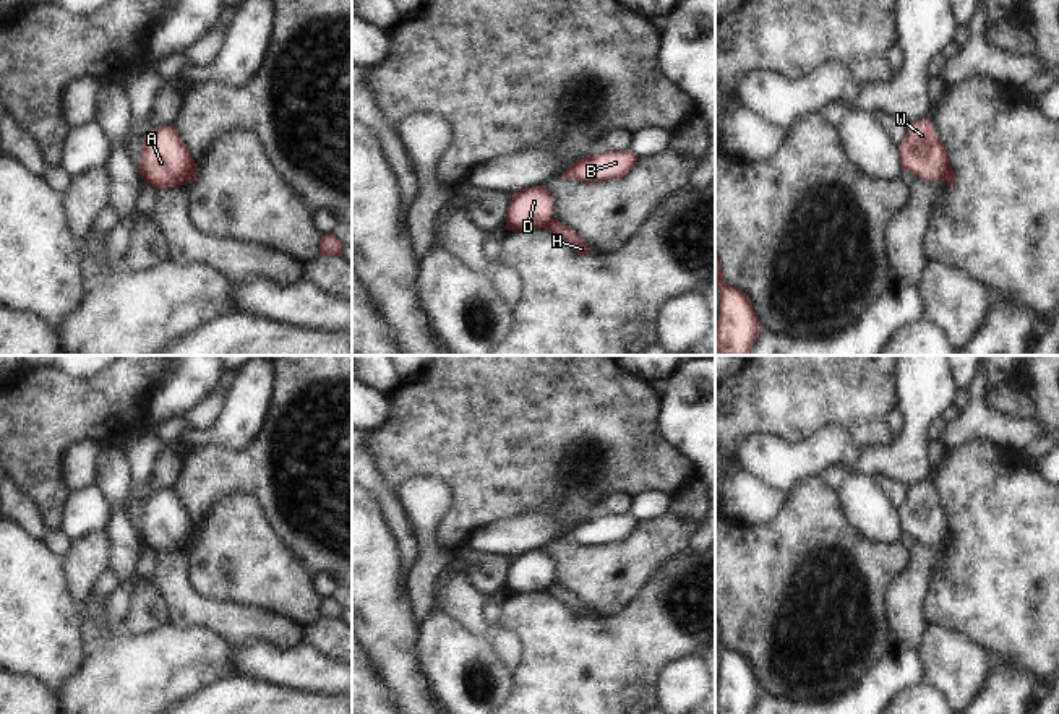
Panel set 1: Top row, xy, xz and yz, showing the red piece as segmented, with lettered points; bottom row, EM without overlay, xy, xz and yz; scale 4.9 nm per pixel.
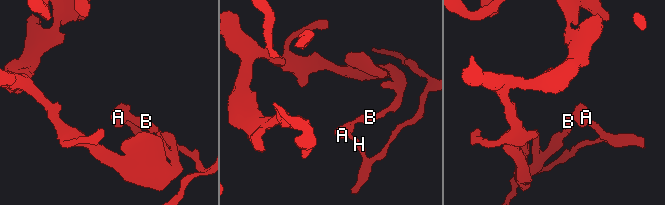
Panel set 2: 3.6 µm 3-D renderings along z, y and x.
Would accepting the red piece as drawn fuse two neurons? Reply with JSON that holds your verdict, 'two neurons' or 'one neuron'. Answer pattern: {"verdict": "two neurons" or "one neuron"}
{"verdict": "two neurons"}

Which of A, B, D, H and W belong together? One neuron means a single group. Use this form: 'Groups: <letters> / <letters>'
Groups: A B D W / H

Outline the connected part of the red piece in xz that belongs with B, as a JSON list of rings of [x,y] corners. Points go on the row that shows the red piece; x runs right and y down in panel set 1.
[[[631,149],[615,153],[587,154],[569,166],[561,175],[563,178],[576,178],[581,182],[608,182],[621,178],[636,164],[637,156]]]

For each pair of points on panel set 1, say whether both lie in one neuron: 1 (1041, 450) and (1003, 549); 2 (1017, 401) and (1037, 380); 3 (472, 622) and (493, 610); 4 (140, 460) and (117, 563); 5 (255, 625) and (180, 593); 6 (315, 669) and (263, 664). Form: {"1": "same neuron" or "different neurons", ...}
{"1": "different neurons", "2": "different neurons", "3": "different neurons", "4": "different neurons", "5": "same neuron", "6": "same neuron"}

